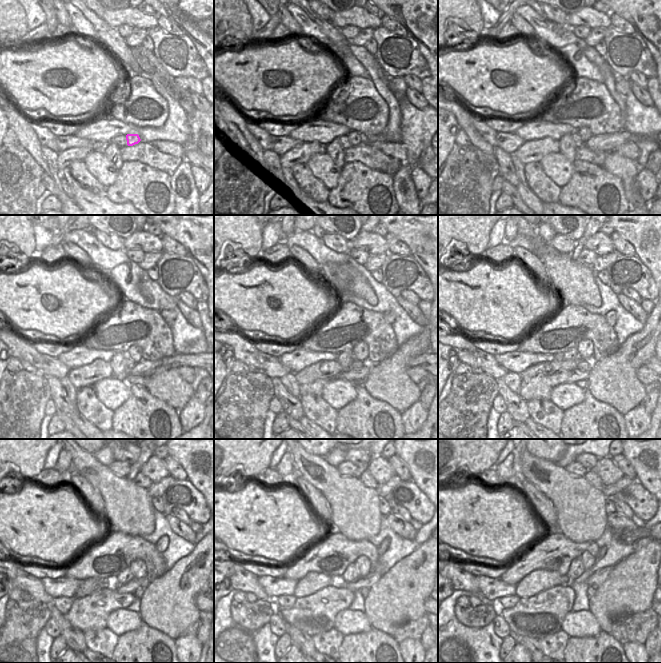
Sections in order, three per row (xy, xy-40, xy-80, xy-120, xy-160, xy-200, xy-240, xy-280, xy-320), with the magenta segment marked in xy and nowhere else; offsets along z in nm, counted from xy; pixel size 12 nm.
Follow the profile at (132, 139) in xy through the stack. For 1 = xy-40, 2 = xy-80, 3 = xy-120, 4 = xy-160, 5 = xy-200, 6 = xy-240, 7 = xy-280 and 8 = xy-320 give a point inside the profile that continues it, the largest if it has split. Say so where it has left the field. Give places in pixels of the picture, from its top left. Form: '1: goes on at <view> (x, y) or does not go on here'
1: goes on at xy-40 (355, 138)
2: goes on at xy-80 (584, 132)
3: goes on at xy-120 (134, 352)
4: goes on at xy-160 (360, 351)
5: goes on at xy-200 (585, 348)
6: goes on at xy-240 (138, 567)
7: goes on at xy-280 (362, 564)
8: goes on at xy-320 (588, 560)

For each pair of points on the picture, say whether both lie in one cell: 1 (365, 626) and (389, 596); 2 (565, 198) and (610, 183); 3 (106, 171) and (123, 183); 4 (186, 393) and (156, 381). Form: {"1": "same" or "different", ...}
{"1": "different", "2": "same", "3": "different", "4": "same"}

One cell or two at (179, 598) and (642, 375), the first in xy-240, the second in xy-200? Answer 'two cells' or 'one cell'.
two cells

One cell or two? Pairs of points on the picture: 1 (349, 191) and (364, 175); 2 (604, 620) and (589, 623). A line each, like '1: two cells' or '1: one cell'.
1: one cell
2: two cells

